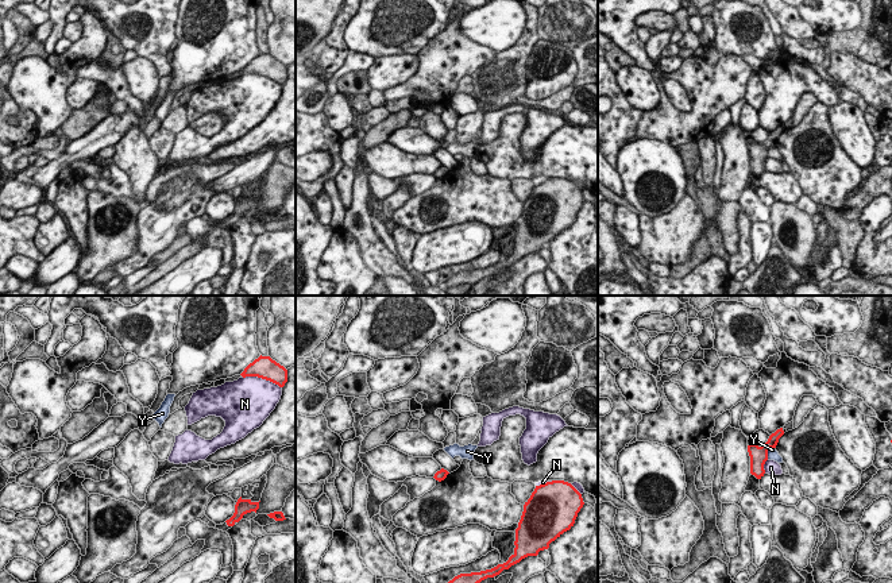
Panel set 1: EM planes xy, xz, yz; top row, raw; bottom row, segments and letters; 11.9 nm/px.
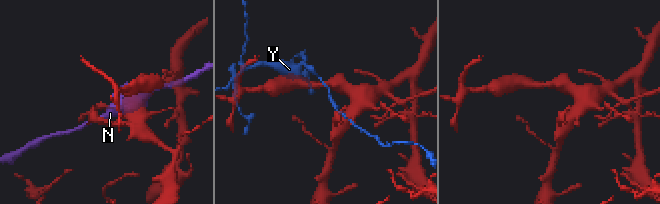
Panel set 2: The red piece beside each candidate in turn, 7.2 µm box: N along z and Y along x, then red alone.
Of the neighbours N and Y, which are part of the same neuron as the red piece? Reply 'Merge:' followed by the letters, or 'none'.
Merge: none

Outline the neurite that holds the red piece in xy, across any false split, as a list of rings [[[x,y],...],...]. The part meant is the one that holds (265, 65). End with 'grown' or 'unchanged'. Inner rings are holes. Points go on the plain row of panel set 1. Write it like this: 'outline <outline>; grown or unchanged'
outline [[[262,53],[252,61],[250,61],[240,73],[243,76],[258,74],[270,78],[279,85],[283,85],[287,80],[287,67],[275,58],[273,58],[270,54]]]; unchanged

